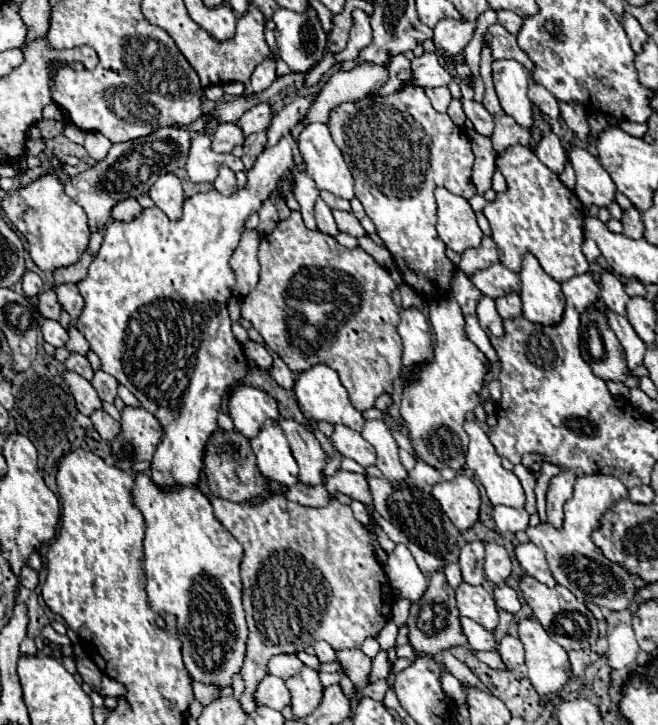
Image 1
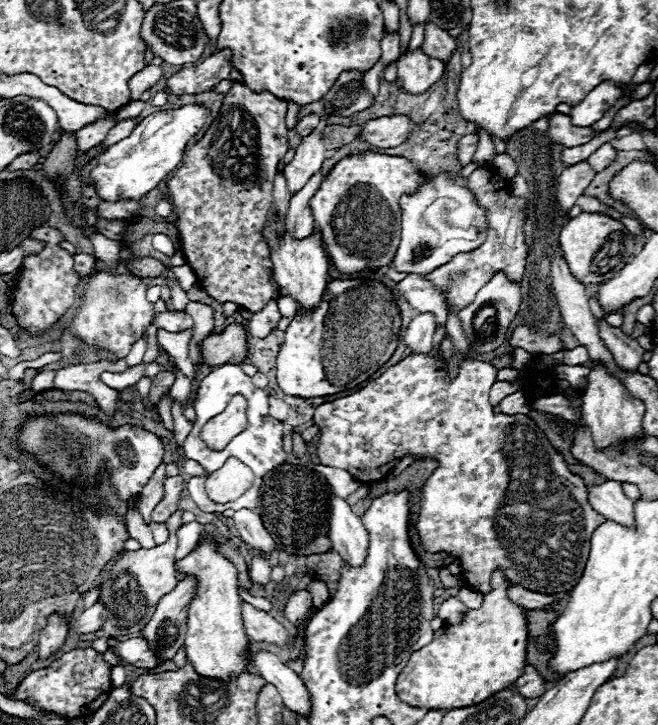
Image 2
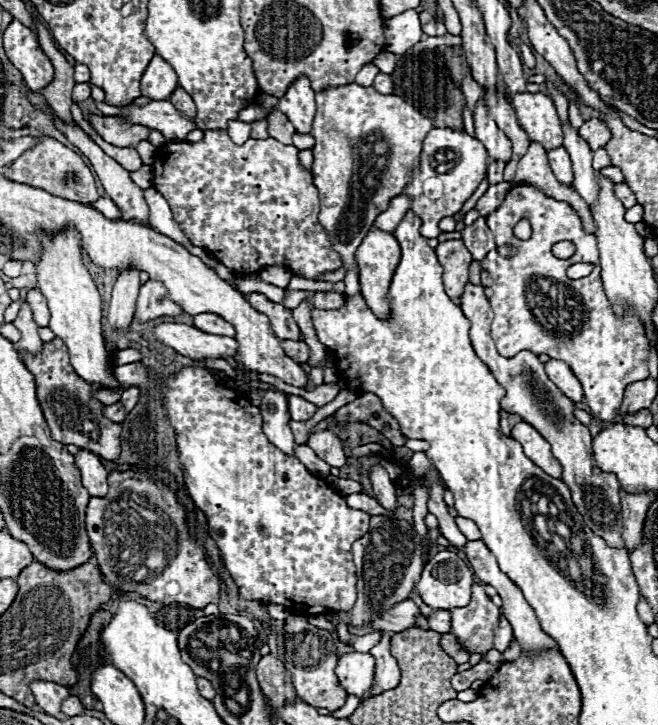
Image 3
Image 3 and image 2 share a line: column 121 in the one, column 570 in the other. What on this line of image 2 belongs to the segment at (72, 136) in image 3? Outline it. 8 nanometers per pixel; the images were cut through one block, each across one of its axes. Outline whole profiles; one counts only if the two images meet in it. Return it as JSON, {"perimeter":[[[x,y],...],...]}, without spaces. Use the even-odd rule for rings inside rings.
{"perimeter":[[[578,162],[572,166],[566,166],[558,178],[558,204],[568,214],[570,208],[576,204],[578,196],[584,192],[584,188],[594,178],[594,170],[586,162]]]}

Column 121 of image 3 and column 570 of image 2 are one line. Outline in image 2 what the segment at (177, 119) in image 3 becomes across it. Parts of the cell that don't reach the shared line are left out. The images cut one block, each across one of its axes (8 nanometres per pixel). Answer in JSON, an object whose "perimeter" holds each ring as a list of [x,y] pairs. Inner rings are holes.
{"perimeter":[[[606,80],[602,84],[598,84],[580,104],[572,106],[572,124],[576,126],[592,126],[594,122],[598,122],[620,98],[632,98],[636,92],[638,84],[624,84],[624,86],[616,86],[614,82]]]}

